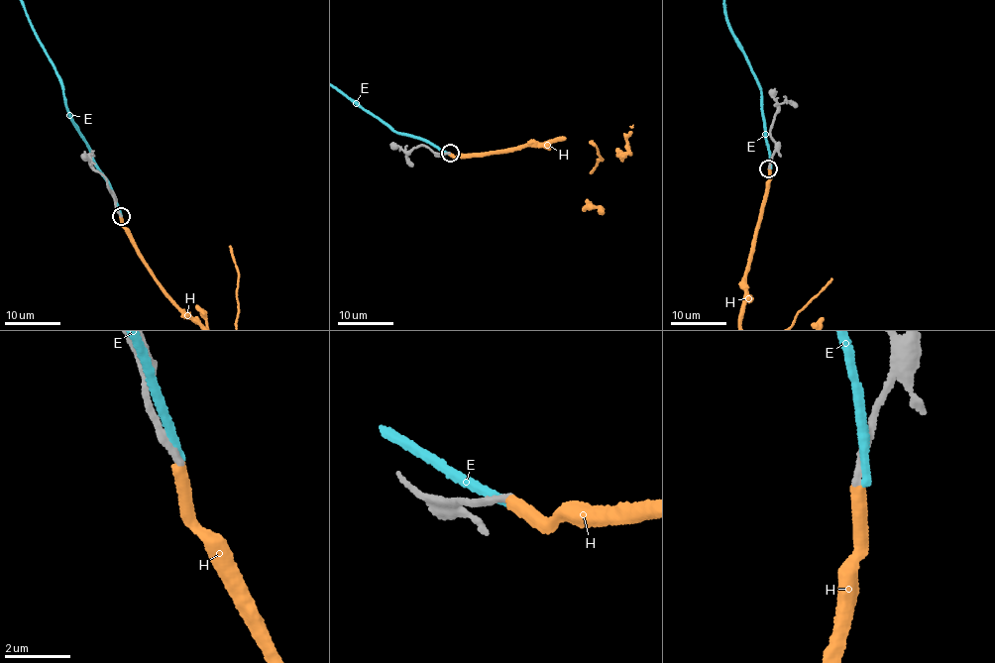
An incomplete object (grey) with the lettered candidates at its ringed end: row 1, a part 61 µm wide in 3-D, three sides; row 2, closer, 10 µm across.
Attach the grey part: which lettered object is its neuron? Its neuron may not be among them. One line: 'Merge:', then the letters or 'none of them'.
Merge: none of them

